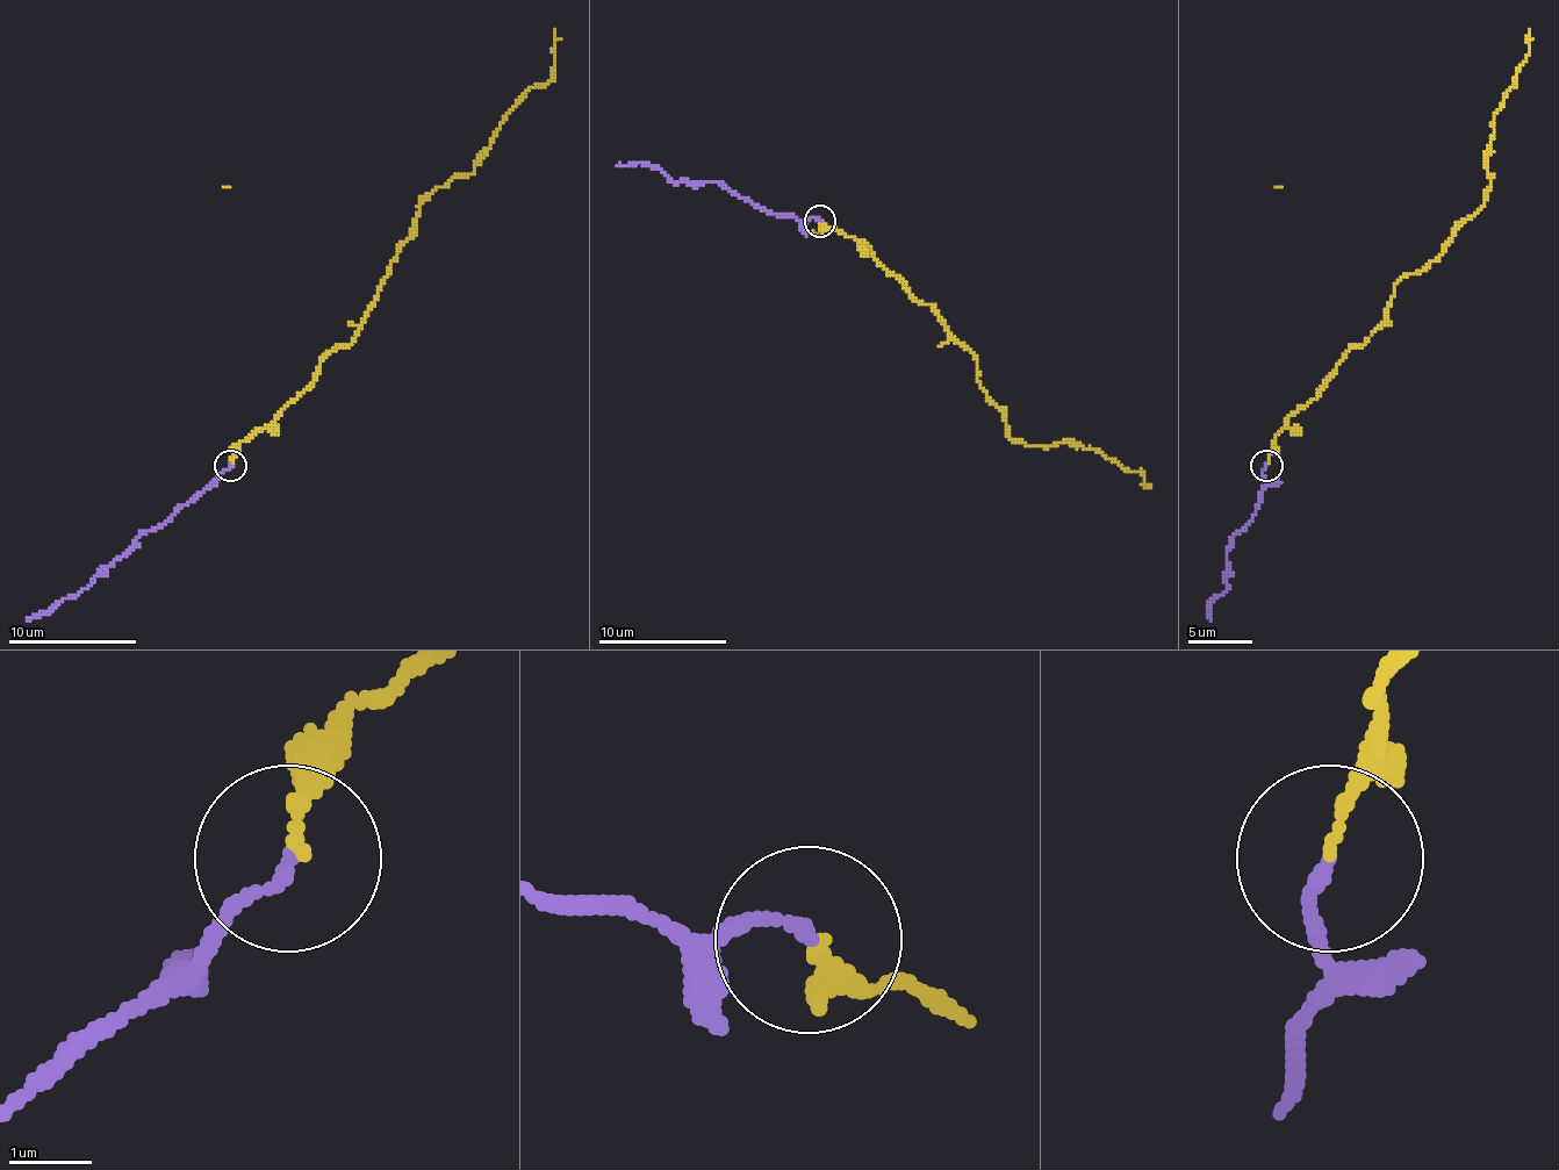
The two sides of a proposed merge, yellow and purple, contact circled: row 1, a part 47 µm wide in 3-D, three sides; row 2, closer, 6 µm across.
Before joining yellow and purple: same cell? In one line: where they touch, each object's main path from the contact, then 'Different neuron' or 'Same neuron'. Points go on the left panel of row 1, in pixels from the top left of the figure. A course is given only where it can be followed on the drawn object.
Place: (230, 466). Course of yellow: (229, 464), (352, 341), (423, 202), (474, 171), (507, 113), (551, 77), (554, 29). Course of purple: (229, 466), (85, 588), (27, 621). Same neuron

